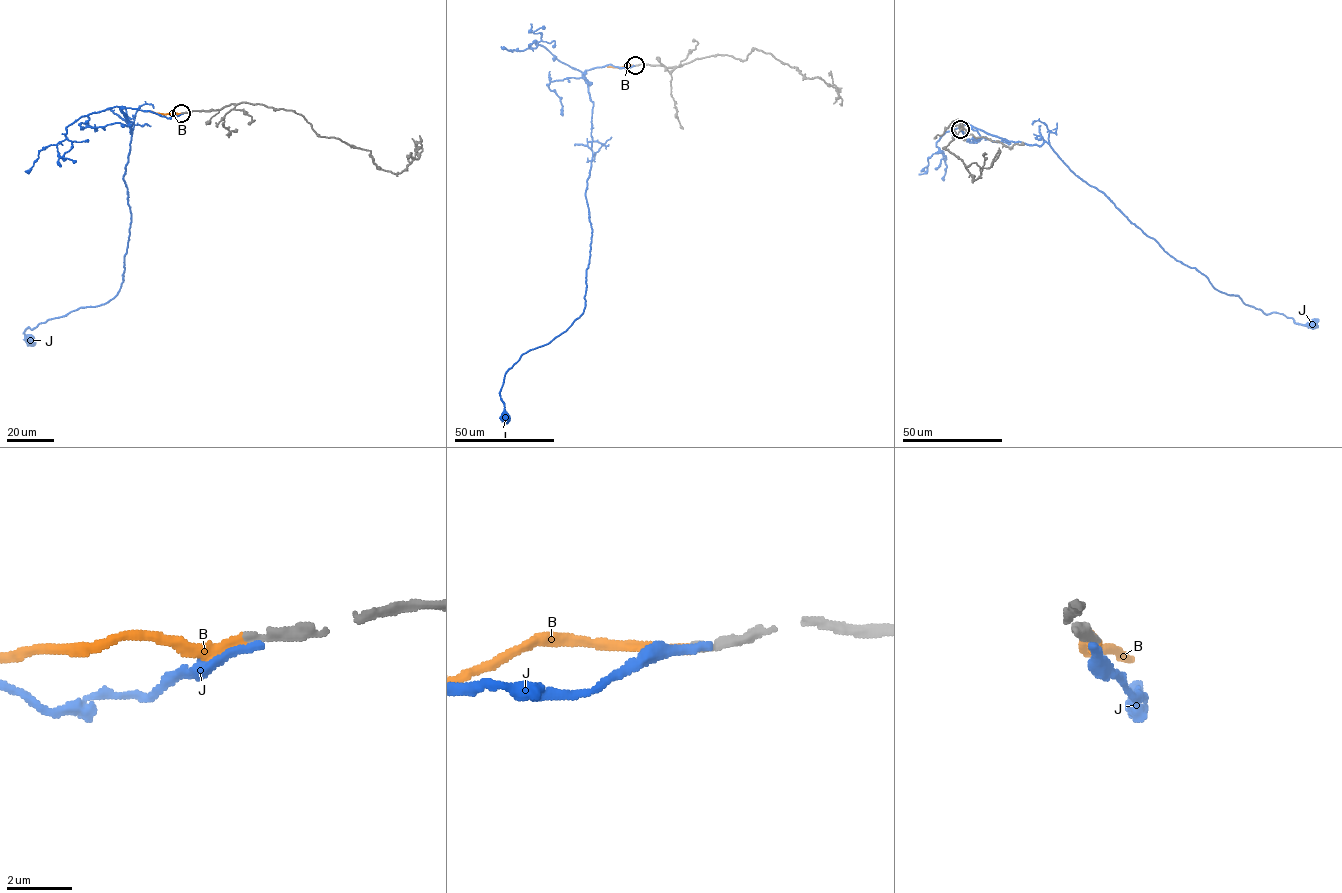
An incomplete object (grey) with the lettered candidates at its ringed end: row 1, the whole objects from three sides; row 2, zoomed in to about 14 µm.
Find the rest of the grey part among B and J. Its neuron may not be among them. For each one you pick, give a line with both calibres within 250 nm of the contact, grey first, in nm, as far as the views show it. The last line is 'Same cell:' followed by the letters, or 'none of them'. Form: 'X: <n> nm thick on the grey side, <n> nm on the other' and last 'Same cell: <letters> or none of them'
B: 280 nm thick on the grey side, 280 nm on the other
Same cell: B

